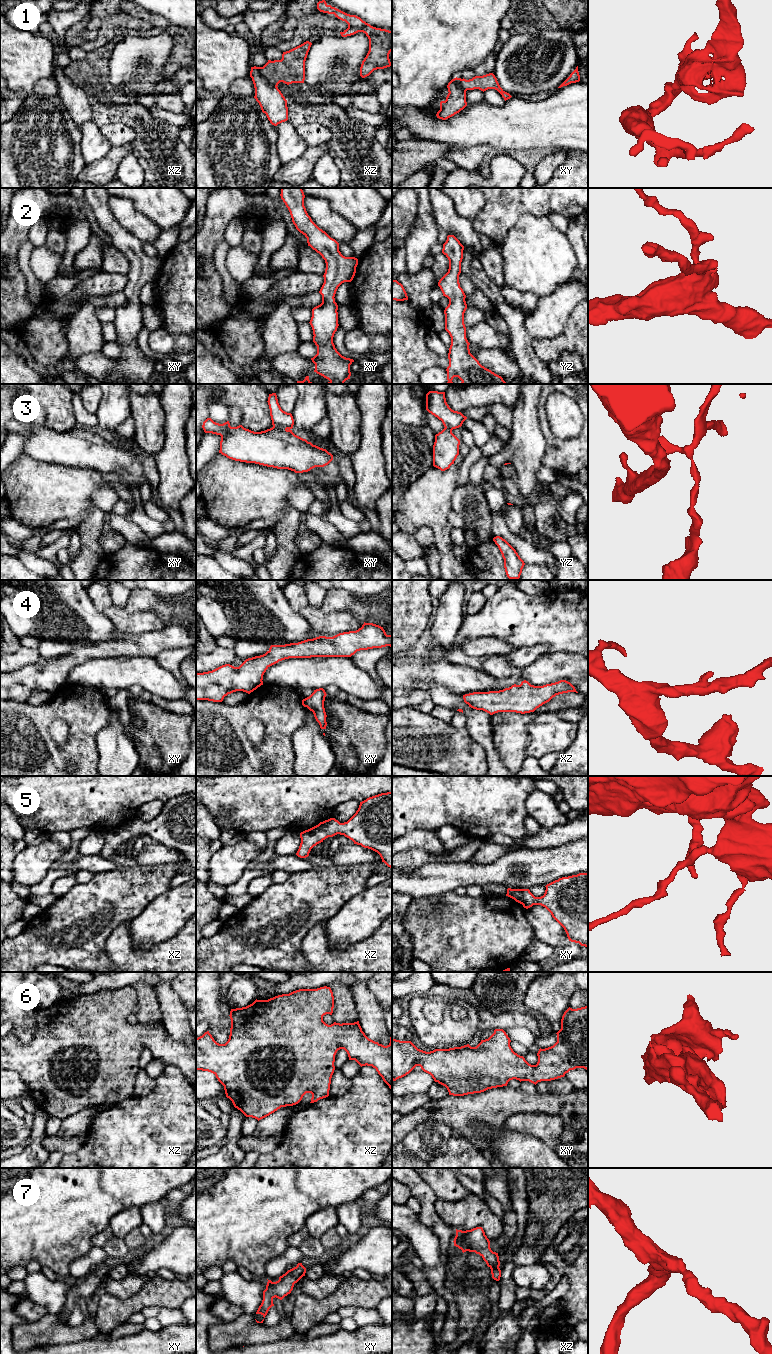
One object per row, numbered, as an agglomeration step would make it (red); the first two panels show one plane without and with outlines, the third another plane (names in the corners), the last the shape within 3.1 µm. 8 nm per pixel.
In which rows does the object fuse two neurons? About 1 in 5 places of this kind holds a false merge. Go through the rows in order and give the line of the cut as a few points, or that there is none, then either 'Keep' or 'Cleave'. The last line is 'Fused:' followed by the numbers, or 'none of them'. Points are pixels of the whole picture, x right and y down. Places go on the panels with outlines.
1: Split along xz (260, 67), (260, 73), (276, 86). Cleave
2: No split. Keep
3: Split along xy (273, 426), (286, 429). Cleave
4: No split. Keep
5: No split. Keep
6: No split. Keep
7: No split. Keep
Fused: 1, 3

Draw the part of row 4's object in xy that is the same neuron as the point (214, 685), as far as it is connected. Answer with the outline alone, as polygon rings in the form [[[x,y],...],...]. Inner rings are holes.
[[[365,623],[356,631],[339,633],[333,637],[319,636],[298,643],[271,645],[269,650],[260,656],[246,659],[239,667],[230,664],[222,665],[212,671],[196,673],[196,700],[222,702],[224,697],[236,691],[248,694],[263,685],[266,670],[279,661],[289,658],[311,657],[351,657],[357,651],[373,648],[392,647],[392,635],[387,635],[383,627]]]

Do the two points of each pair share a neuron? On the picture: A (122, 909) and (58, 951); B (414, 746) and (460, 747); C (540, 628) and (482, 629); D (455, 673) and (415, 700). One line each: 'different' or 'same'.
A: same
B: same
C: same
D: different

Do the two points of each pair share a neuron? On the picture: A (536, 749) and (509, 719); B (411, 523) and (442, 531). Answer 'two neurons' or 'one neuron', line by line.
A: two neurons
B: one neuron

